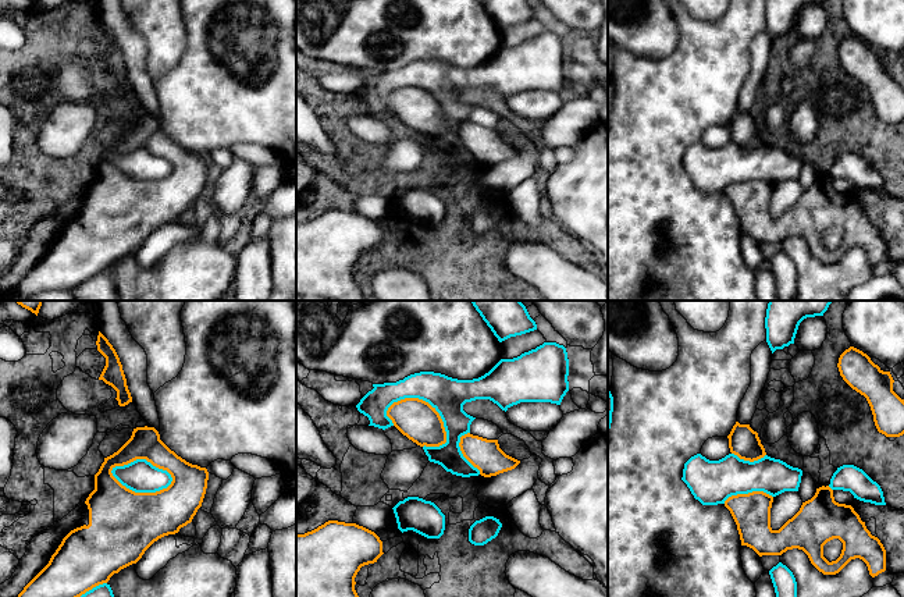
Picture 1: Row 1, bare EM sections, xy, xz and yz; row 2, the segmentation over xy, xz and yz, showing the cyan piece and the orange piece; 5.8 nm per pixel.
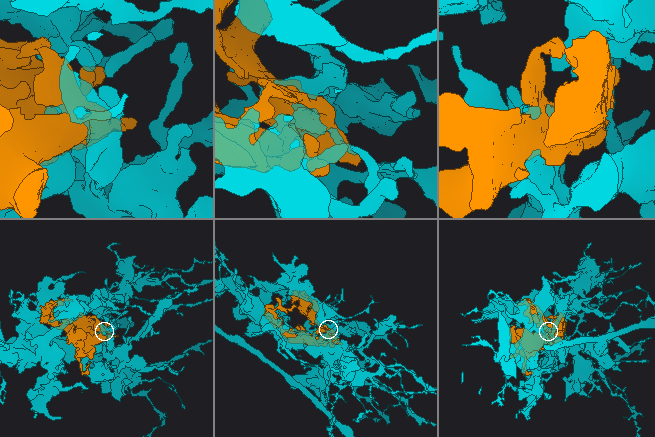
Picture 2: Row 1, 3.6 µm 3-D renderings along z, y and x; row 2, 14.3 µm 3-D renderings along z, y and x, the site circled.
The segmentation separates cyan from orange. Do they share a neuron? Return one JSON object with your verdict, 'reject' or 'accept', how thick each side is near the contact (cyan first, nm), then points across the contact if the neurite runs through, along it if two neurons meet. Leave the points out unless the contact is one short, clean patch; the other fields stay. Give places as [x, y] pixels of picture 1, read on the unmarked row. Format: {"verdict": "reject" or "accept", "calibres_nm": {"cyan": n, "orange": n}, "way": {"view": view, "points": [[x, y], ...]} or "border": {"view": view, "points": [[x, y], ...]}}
{"verdict": "accept", "calibres_nm": {"cyan": 190, "orange": 400}}

